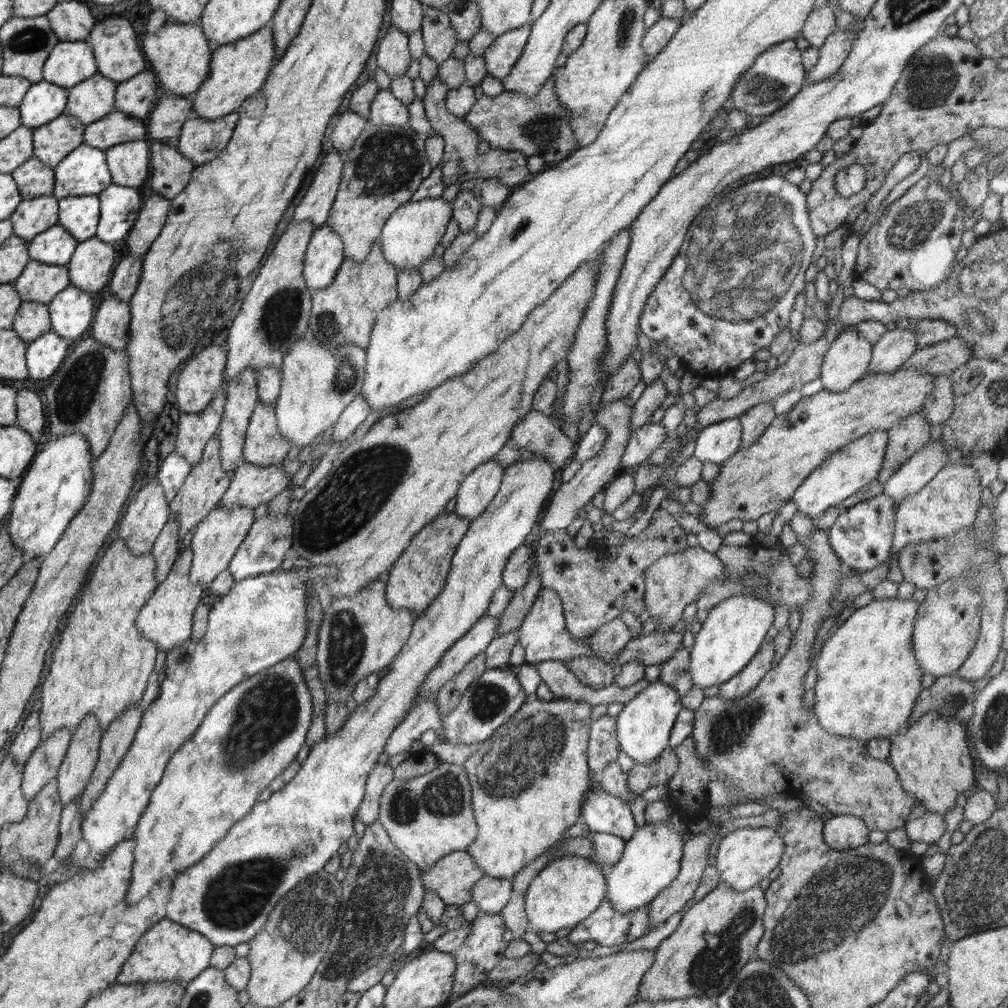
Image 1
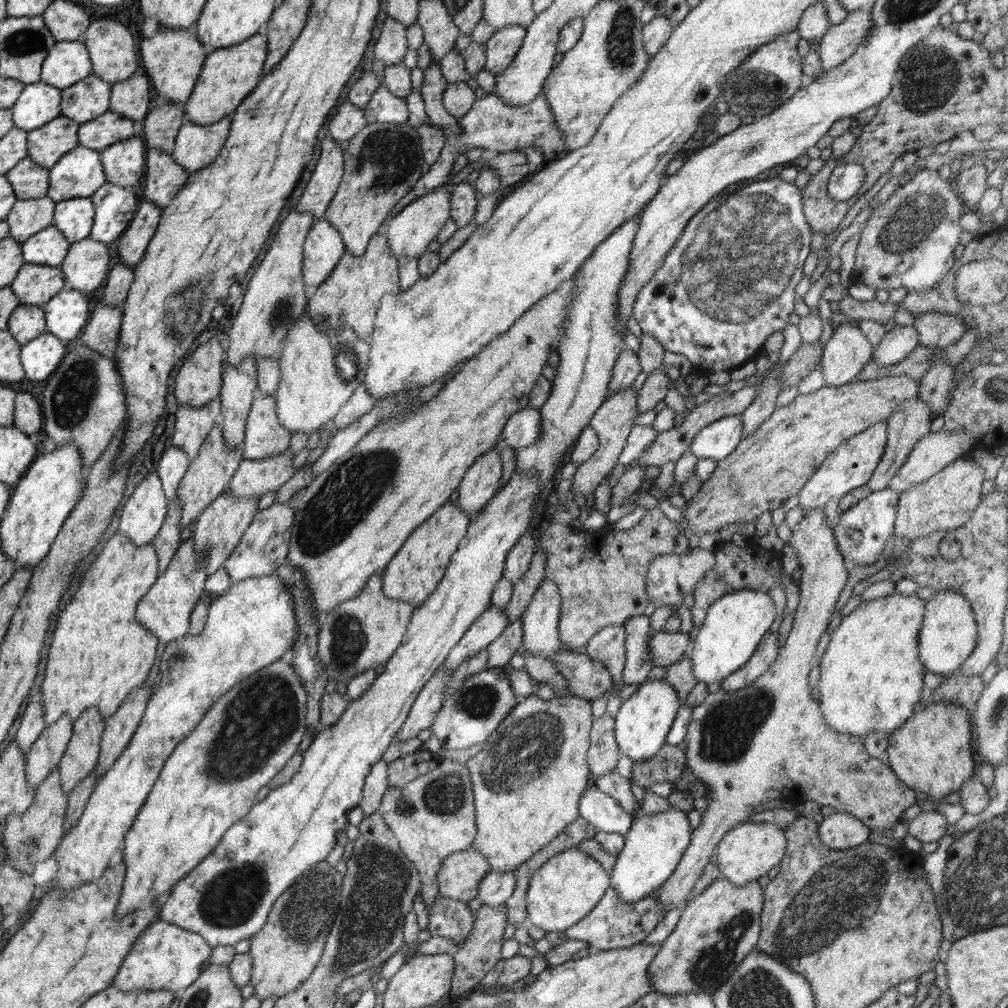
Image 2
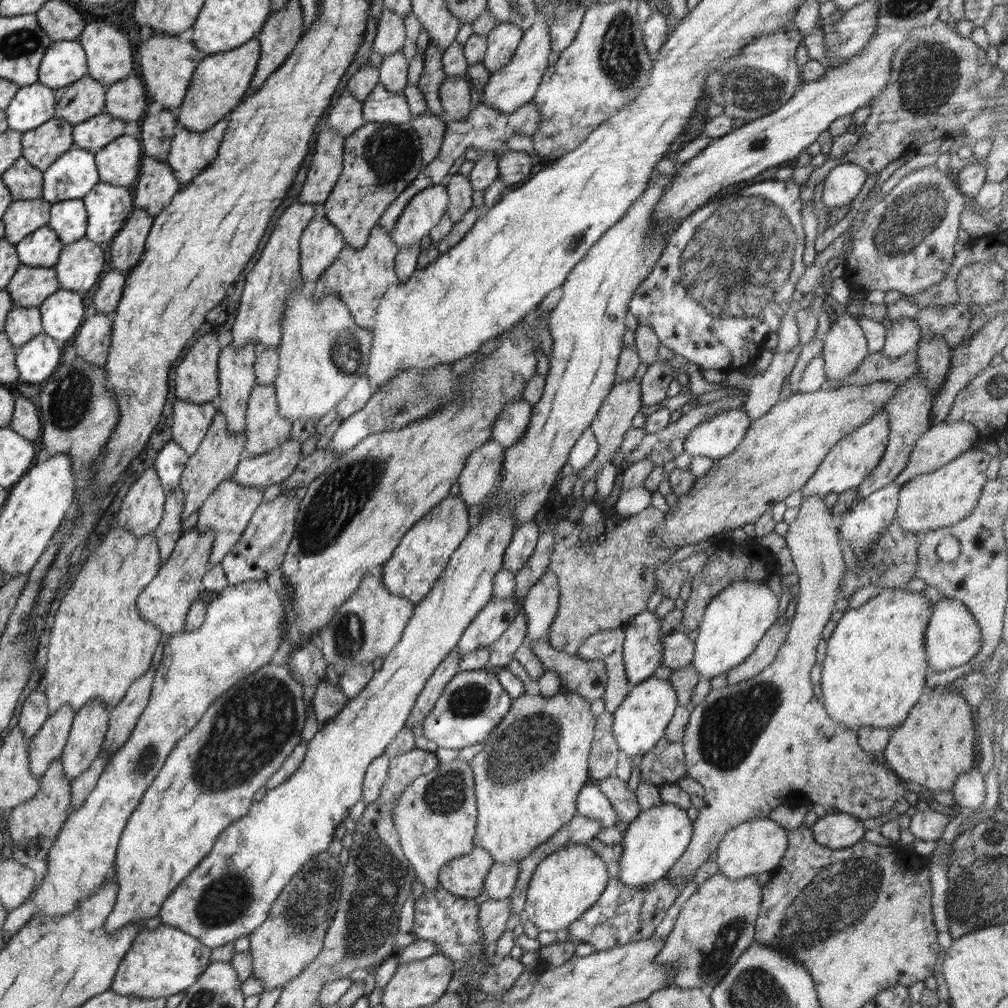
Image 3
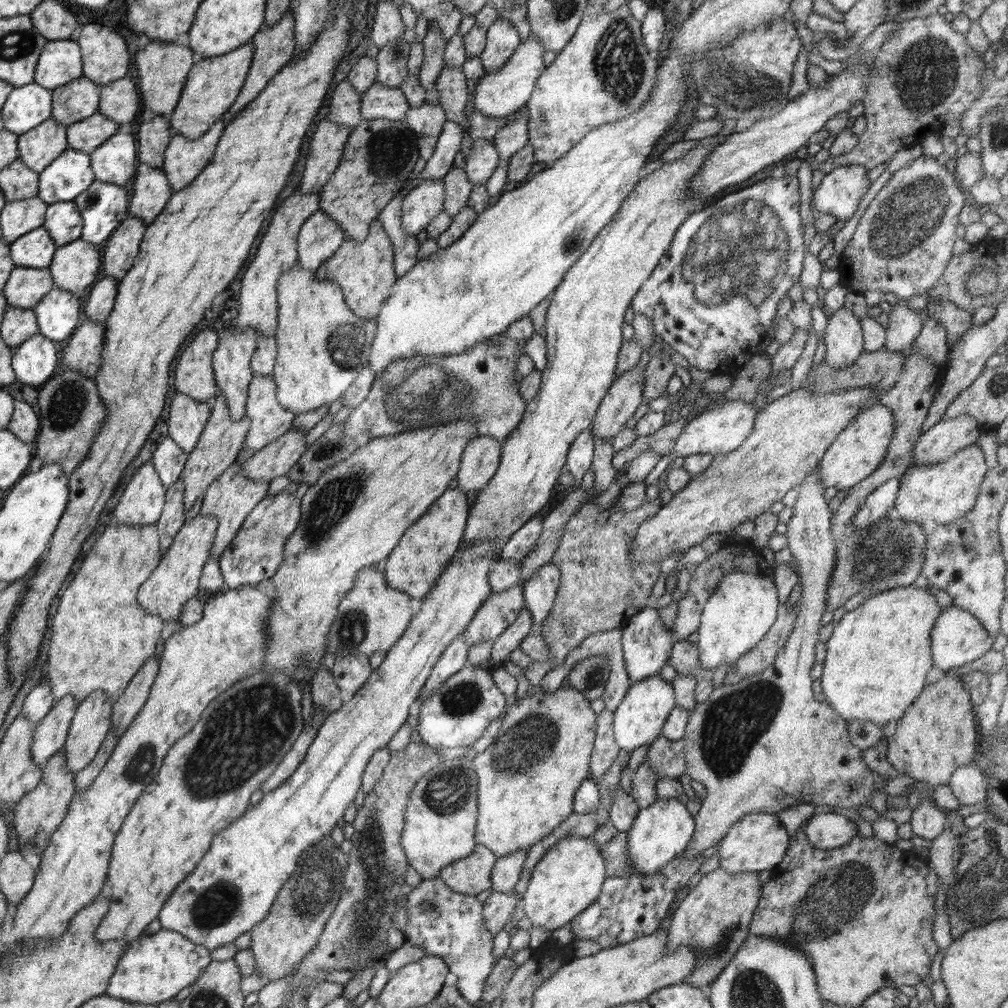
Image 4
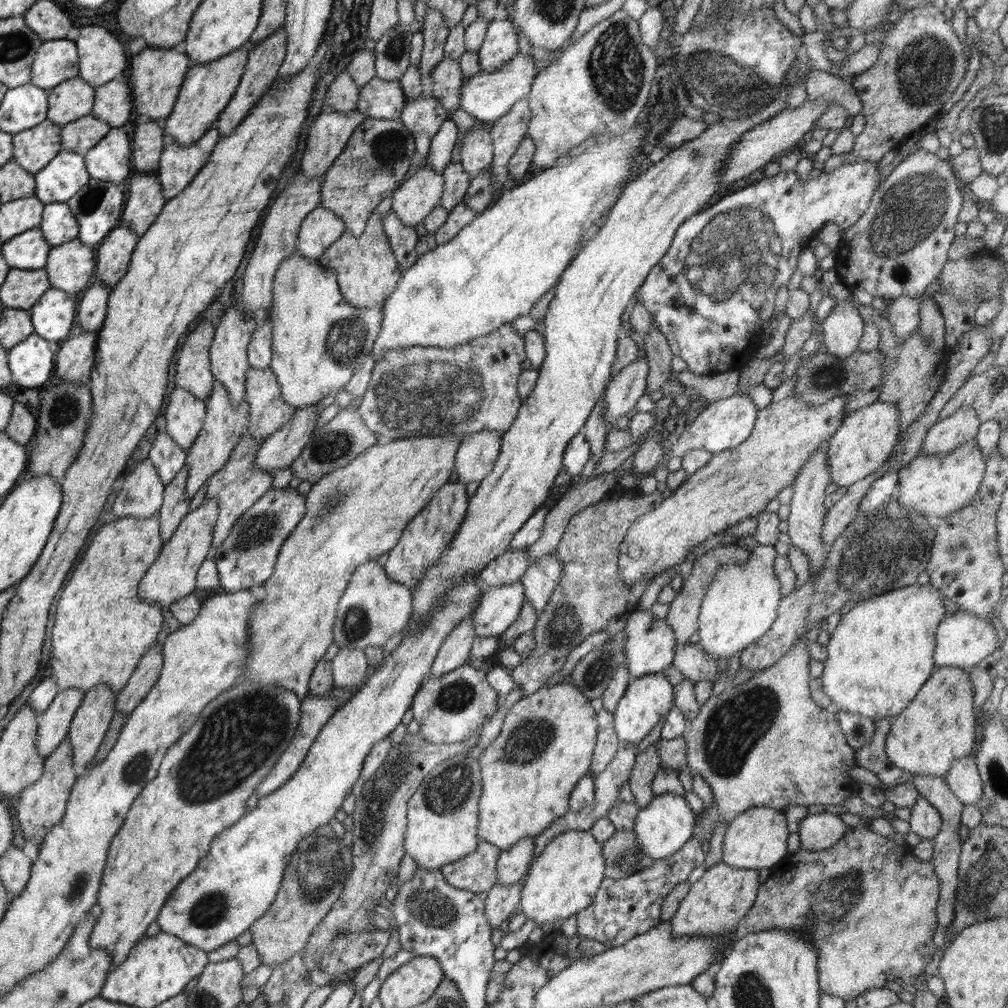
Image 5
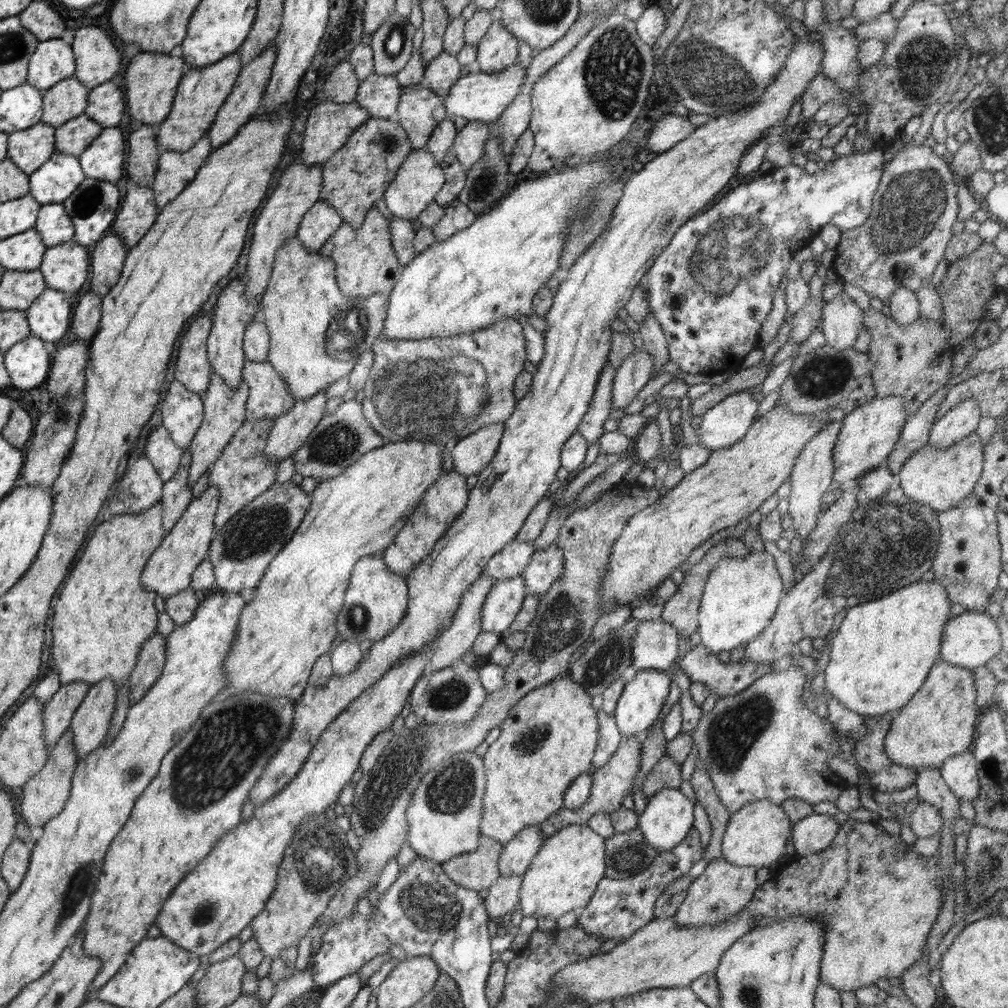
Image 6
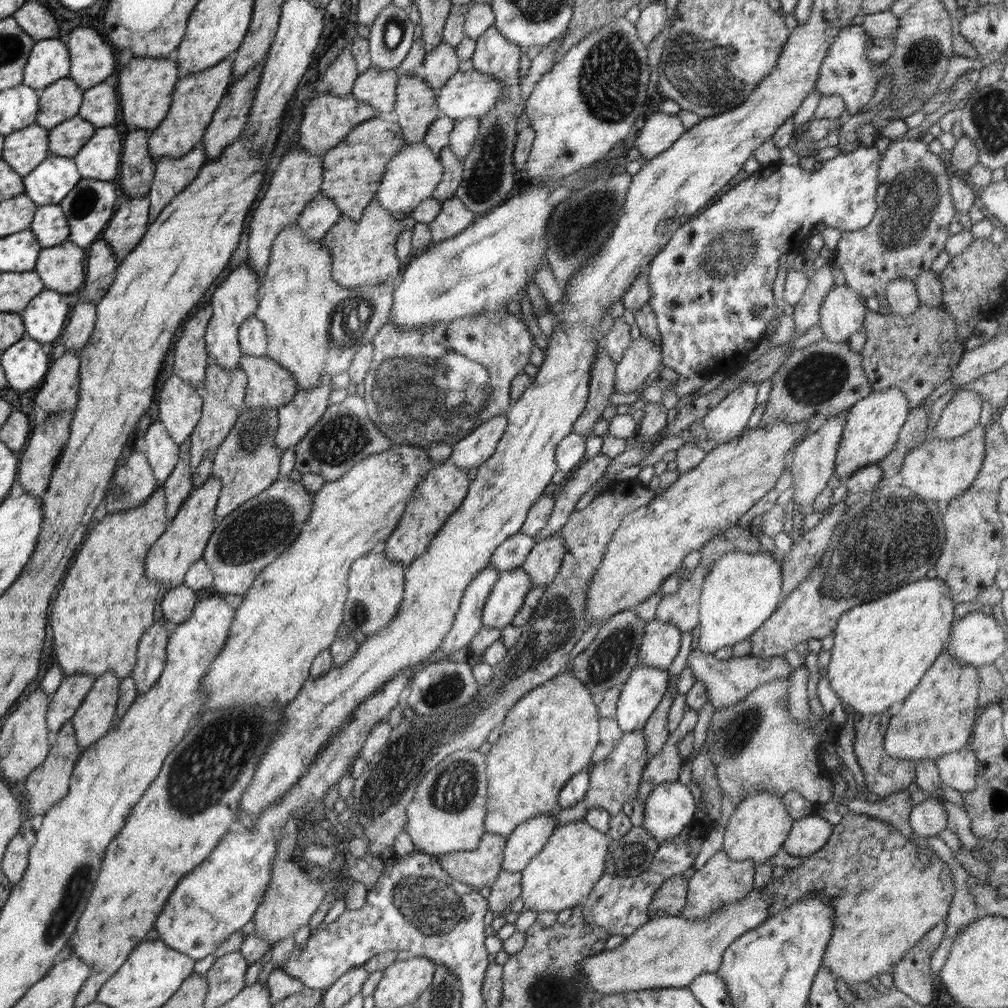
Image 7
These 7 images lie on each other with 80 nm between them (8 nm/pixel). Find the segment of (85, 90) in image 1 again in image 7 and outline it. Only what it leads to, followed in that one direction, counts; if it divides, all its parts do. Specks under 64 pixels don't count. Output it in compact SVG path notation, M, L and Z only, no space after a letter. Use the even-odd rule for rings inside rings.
M66 76L39 91L39 109L36 124L50 130L57 124L78 115L83 92L75 80Z

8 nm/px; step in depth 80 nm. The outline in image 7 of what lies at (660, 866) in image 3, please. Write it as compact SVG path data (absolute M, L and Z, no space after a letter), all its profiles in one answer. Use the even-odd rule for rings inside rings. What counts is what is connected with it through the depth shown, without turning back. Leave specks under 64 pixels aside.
M680 781L654 786L644 803L642 826L660 843L674 838L695 817L696 804L690 789Z

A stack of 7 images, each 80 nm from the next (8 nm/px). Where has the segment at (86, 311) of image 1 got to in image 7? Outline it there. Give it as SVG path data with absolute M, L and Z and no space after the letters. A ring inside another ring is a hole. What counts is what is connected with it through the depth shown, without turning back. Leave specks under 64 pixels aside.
M44 289L28 302L19 315L22 317L26 336L36 342L52 343L62 334L70 311L66 295Z

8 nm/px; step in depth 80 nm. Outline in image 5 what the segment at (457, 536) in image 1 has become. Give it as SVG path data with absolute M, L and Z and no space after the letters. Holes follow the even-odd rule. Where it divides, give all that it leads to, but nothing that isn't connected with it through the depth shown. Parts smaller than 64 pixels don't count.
M458 479L445 482L436 494L407 524L394 548L388 551L388 558L383 565L384 572L396 582L407 586L411 592L419 583L423 572L437 563L439 556L447 549L448 543L456 534L464 521L468 509L469 498L465 484Z

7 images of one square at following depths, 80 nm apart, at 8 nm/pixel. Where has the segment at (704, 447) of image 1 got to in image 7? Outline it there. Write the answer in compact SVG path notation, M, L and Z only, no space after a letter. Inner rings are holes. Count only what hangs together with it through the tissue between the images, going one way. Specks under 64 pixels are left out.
M746 382L726 395L716 408L712 408L712 411L704 416L708 440L716 444L728 444L742 434L757 407L757 390L757 384Z

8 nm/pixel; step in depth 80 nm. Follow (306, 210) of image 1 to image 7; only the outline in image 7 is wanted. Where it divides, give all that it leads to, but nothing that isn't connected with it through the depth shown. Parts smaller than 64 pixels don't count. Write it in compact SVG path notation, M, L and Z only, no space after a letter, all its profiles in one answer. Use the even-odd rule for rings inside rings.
M318 93L304 109L299 128L299 143L307 153L322 158L329 149L334 148L357 124L378 116L377 110L367 102L358 100L354 95L339 97L332 93Z

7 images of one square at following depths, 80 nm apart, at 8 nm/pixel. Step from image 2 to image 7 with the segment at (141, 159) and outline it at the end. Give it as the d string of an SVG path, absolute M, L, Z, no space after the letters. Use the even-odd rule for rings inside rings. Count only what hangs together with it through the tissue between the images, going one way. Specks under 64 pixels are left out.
M114 126L97 128L91 139L73 156L78 172L85 178L112 181L119 174L122 136Z

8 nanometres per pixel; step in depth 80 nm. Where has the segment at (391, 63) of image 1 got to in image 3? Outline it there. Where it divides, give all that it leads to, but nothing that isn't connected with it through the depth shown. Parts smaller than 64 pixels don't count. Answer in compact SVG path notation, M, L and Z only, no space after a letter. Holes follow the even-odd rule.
M384 6L378 21L378 32L374 38L373 50L383 57L400 51L406 40L405 23L399 14Z

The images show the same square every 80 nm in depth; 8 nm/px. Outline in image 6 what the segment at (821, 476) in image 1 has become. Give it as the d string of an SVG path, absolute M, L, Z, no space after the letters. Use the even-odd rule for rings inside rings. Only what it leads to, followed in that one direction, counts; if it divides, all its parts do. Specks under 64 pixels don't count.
M876 396L850 412L840 423L841 429L832 450L833 479L839 484L846 480L858 480L868 470L884 466L898 443L906 418L904 404L898 396Z

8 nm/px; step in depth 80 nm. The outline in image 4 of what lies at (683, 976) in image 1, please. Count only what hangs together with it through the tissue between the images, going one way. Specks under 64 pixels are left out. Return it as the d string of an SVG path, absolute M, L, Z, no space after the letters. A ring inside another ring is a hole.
M722 868L702 875L700 883L678 905L667 930L666 952L670 954L679 946L690 947L697 956L694 970L689 974L690 986L698 988L703 996L710 997L712 981L731 962L744 939L750 936L750 924L760 900L762 883L758 873L728 874Z

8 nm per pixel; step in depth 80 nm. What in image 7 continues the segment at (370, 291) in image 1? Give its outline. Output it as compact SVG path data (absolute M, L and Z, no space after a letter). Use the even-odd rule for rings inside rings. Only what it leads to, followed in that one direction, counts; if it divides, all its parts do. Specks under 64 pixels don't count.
M375 198L368 203L359 221L341 214L336 224L320 240L332 257L332 278L343 287L398 283L401 276L398 272L404 263L397 257L395 244L400 233L403 230L412 230L416 223L417 220L411 215L393 215L382 208Z

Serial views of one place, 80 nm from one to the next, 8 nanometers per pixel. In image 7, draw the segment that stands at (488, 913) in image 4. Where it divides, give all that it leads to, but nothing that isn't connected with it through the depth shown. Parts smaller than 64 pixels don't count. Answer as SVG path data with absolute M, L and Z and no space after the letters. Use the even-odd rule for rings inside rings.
M501 870L490 891L487 898L488 908L495 915L504 915L510 910L514 900L521 897L521 874Z

